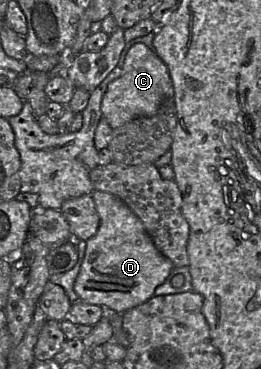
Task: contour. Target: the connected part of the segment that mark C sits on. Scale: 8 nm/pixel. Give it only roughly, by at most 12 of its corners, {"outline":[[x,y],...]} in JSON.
{"outline":[[143,43],[102,98],[112,129],[174,99],[167,65]]}

